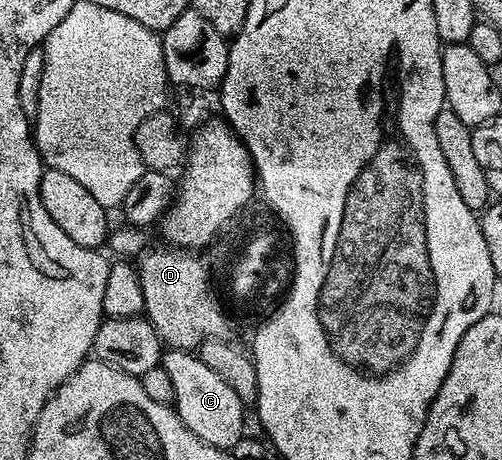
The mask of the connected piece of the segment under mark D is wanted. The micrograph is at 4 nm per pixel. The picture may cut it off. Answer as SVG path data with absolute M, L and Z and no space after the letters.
M123 227L124 229L113 228L110 233L110 246L116 253L121 253L121 258L134 260L134 268L140 274L140 286L144 296L144 313L146 320L154 327L154 331L160 336L161 342L168 349L187 349L189 351L199 350L201 343L209 339L216 339L221 336L224 329L225 310L222 308L220 298L216 296L211 280L208 276L208 266L203 260L200 261L195 252L186 249L169 247L167 244L148 245L141 230L136 227Z

